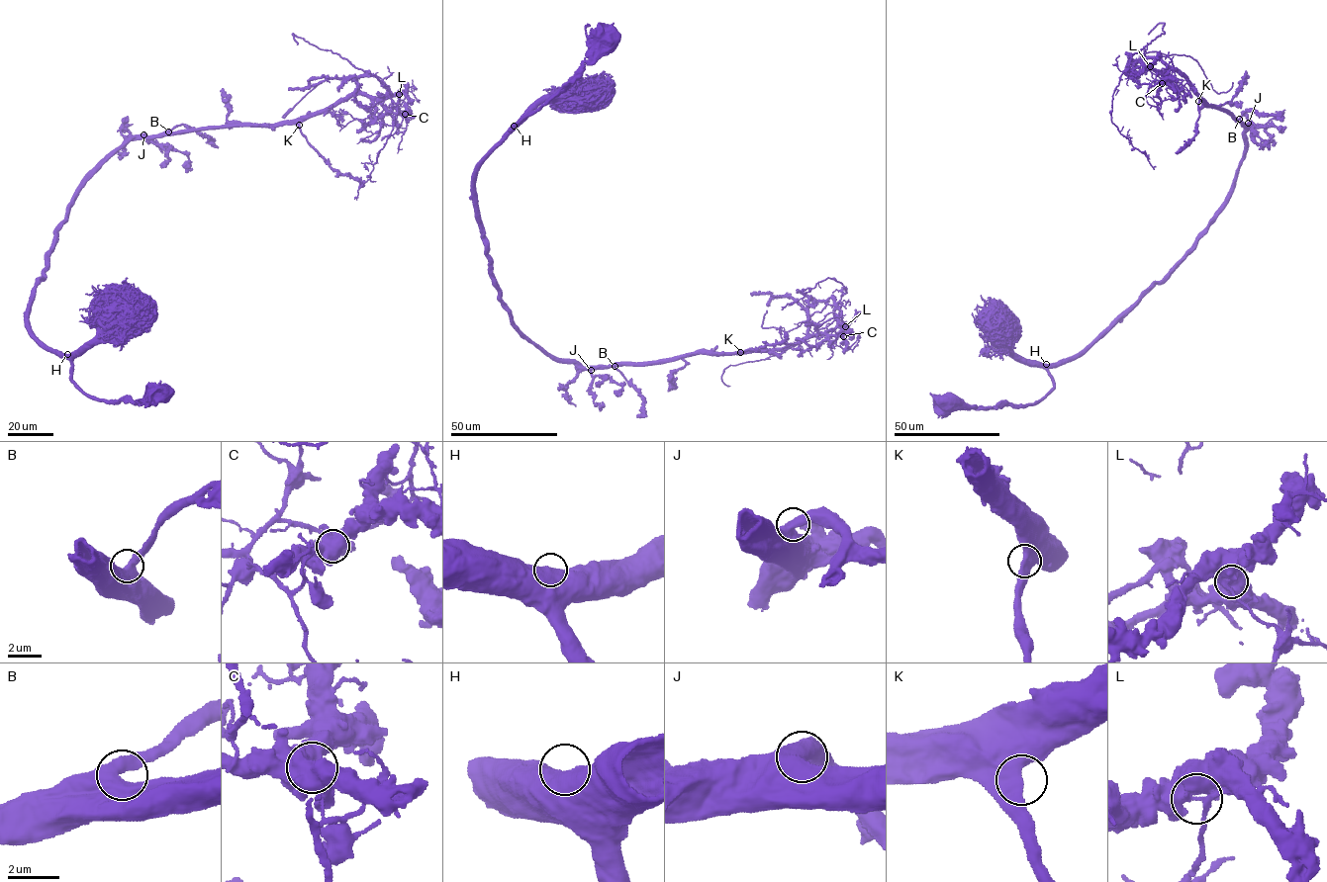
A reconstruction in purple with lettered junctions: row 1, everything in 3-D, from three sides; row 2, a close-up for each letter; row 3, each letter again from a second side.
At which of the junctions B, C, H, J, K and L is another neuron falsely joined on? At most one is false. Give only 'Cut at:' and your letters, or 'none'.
Cut at: L

